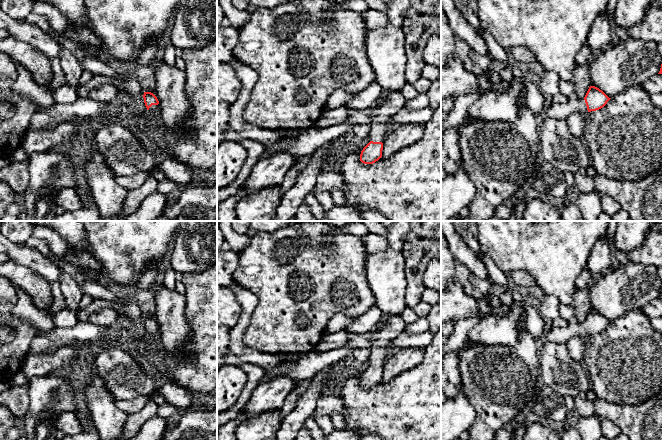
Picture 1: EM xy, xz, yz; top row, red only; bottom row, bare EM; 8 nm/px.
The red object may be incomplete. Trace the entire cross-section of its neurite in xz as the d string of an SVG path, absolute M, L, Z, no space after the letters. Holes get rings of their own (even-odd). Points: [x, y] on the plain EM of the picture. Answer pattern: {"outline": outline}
{"outline": "M400 314L389 315L388 320L378 329L375 329L372 338L370 366L363 372L360 385L364 388L373 388L382 381L383 365L391 352L391 342L396 339L406 327Z"}

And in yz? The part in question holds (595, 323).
{"outline": "M590 310L585 321L568 324L566 327L553 328L552 326L545 334L545 341L556 341L567 344L572 337L587 337L603 332L610 324L602 314L595 310Z"}

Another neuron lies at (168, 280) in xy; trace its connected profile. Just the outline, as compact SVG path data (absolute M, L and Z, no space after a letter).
M170 268L161 277L161 284L169 290L175 290L176 283L177 280L175 278L175 271L172 268Z

